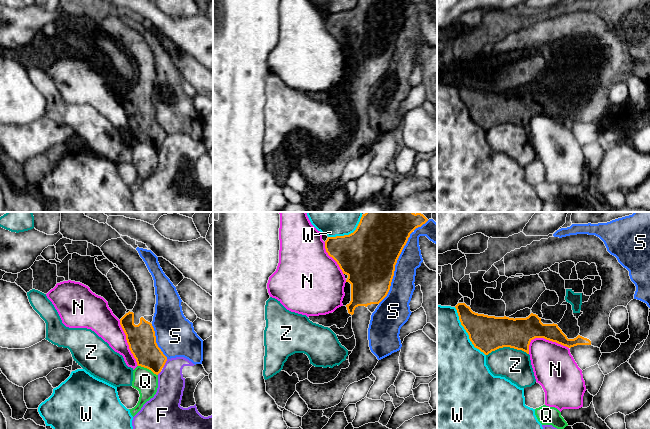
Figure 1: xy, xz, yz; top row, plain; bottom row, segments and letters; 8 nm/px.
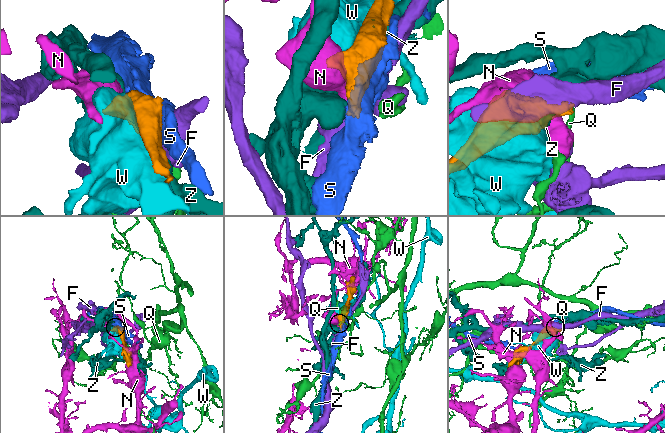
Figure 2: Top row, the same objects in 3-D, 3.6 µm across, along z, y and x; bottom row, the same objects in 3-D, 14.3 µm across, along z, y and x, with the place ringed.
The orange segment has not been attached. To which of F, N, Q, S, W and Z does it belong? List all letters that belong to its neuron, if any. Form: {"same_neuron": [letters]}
{"same_neuron": []}

